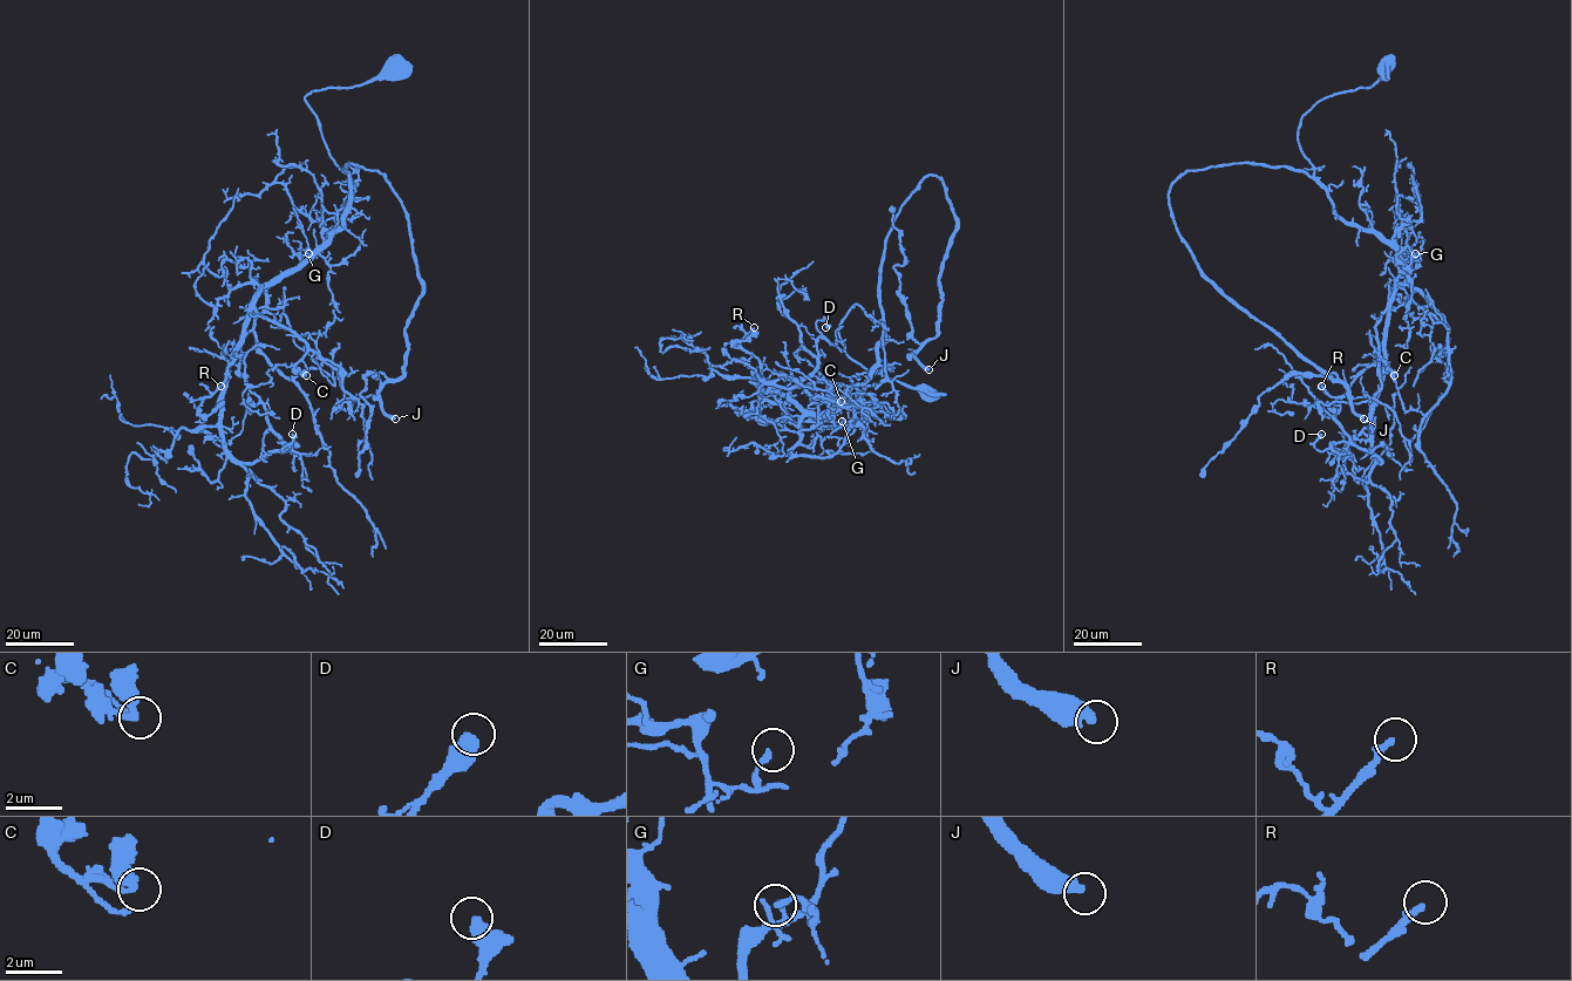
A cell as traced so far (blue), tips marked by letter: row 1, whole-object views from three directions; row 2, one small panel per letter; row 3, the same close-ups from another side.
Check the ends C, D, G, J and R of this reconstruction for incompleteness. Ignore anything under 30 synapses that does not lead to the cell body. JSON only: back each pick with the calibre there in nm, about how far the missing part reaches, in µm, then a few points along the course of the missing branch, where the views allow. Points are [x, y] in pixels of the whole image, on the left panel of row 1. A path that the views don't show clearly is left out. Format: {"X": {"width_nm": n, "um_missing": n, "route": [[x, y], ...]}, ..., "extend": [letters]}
{"J": {"width_nm": 480, "um_missing": 110, "route": [[395, 419], [389, 435], [358, 434], [340, 452], [313, 504], [303, 509], [314, 537], [313, 556], [337, 546]]}, "R": {"width_nm": 240, "um_missing": 25, "route": [[220, 386], [233, 358], [231, 369]]}, "extend": ["J", "R"]}

